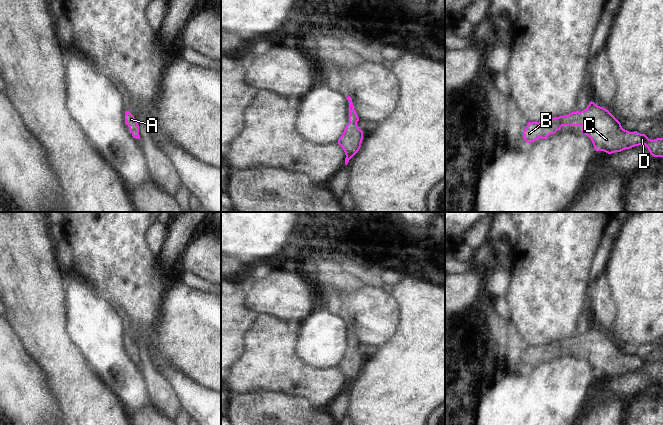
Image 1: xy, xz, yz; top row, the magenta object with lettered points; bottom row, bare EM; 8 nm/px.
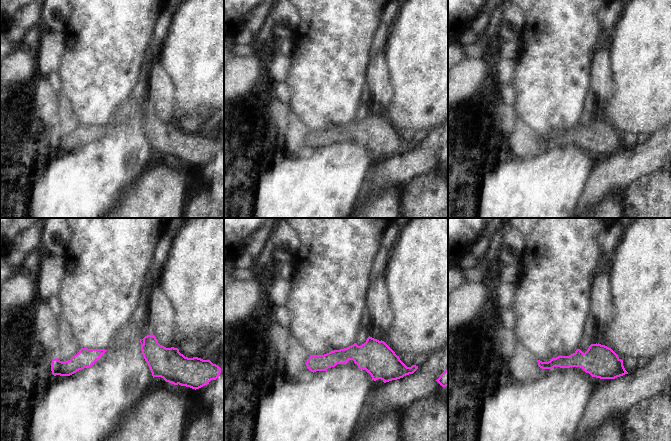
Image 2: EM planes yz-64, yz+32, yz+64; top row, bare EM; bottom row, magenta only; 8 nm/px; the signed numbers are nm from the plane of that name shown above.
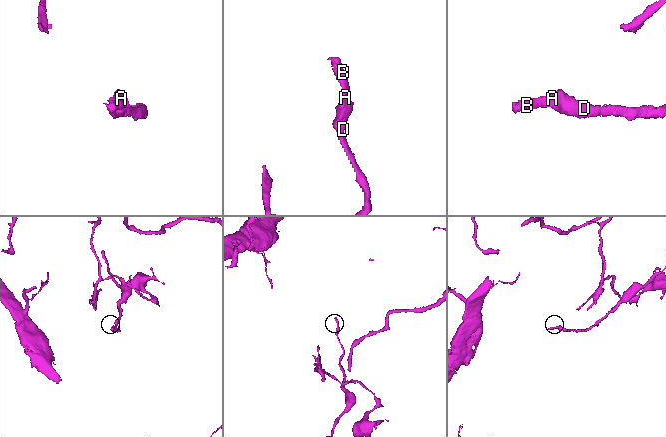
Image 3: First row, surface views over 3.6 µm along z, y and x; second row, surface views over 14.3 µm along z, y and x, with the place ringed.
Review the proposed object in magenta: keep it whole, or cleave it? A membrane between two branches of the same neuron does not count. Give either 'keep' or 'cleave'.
keep

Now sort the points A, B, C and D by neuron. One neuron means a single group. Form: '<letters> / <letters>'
A B C D

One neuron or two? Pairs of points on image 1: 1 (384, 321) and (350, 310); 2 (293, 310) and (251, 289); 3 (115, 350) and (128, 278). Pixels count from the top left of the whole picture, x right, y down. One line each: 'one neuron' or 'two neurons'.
1: one neuron
2: one neuron
3: two neurons

